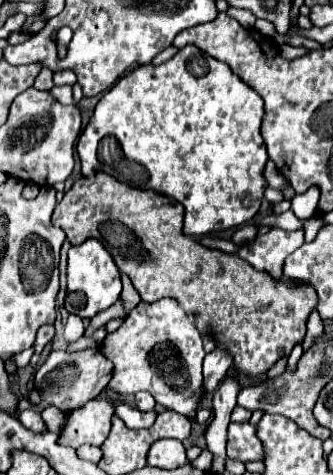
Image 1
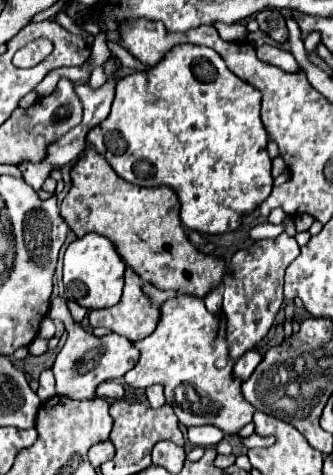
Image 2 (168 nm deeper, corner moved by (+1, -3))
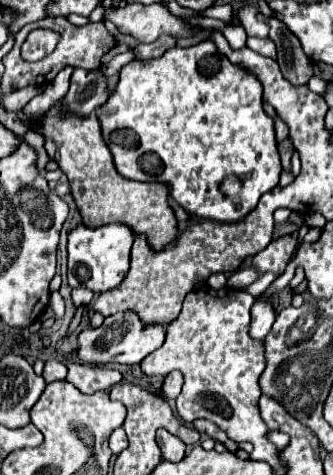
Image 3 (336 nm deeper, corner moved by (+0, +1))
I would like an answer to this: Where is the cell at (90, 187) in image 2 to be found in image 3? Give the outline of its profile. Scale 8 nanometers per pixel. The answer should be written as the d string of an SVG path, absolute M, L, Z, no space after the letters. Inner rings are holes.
M63 99L57 101L45 115L37 117L31 129L45 139L45 151L57 161L59 169L67 175L71 195L83 215L87 227L99 227L105 223L127 223L133 233L147 233L147 239L155 251L163 249L177 239L179 229L169 207L169 189L161 183L141 183L121 177L113 167L113 157L101 137L97 115L75 115L63 107Z

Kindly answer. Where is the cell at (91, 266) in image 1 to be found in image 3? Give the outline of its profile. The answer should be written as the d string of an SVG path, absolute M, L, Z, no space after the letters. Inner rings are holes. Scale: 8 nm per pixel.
M79 223L69 233L69 285L87 287L95 293L117 287L129 269L129 251L133 245L133 231L123 223L111 223L97 229L89 229Z

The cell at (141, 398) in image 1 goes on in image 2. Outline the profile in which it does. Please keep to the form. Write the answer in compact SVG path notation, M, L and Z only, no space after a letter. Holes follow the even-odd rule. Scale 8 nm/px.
M152 385L146 389L146 399L150 403L150 407L162 407L166 401L164 401L164 393L162 393L162 387L160 385Z

